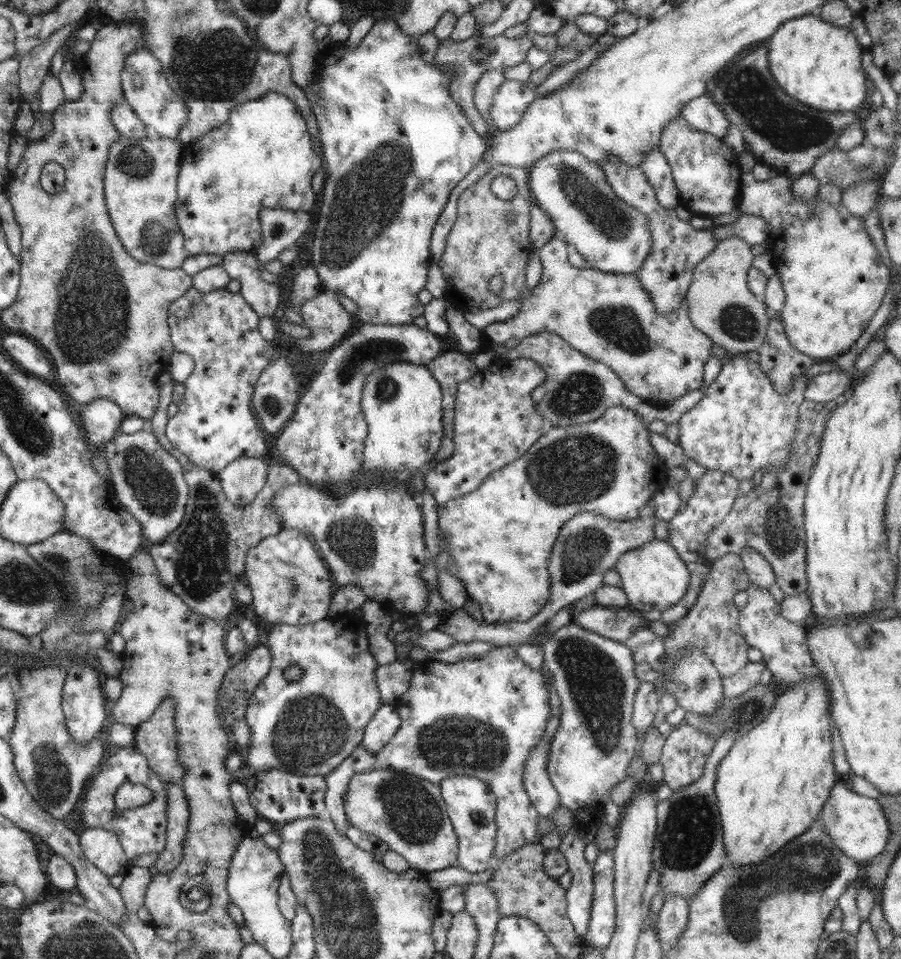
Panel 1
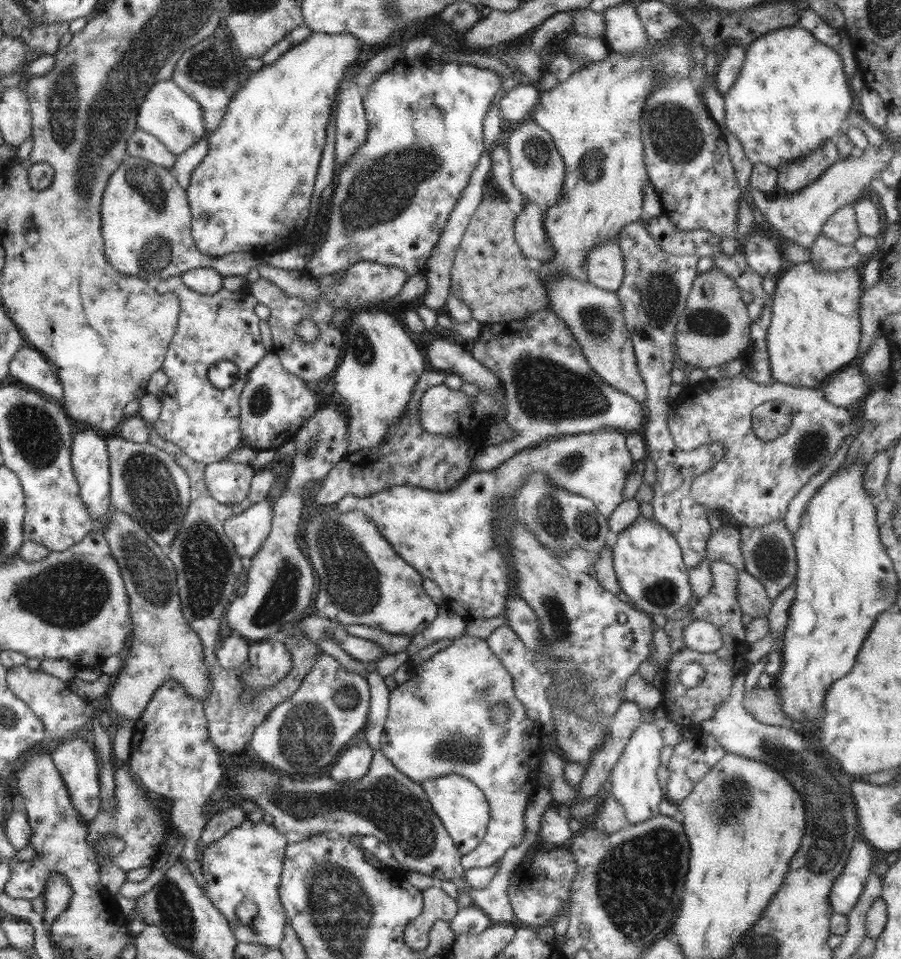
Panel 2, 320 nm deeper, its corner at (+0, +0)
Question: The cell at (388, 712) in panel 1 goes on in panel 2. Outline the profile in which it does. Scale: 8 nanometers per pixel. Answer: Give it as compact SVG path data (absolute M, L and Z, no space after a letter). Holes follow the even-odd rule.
M360 736L338 756L325 775L336 782L352 782L362 778L369 769L373 750Z

